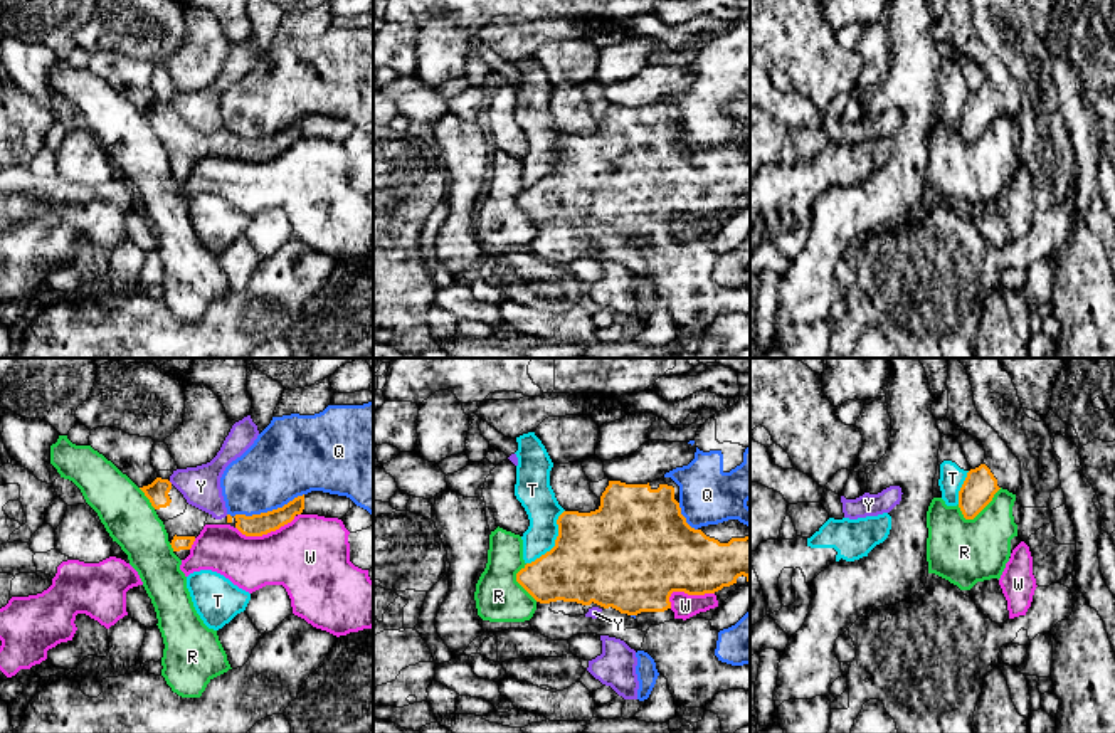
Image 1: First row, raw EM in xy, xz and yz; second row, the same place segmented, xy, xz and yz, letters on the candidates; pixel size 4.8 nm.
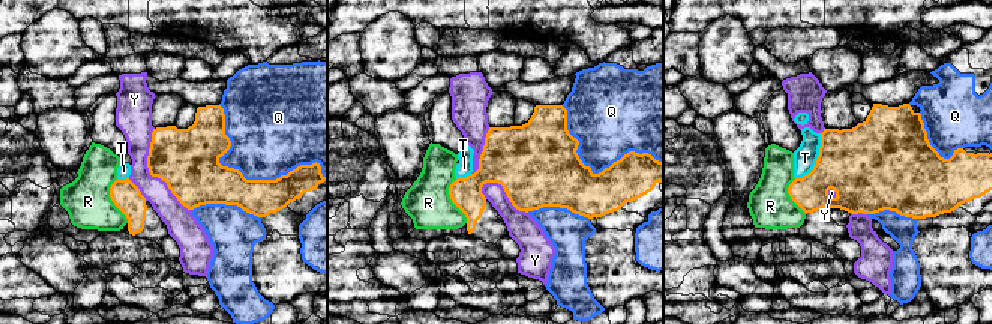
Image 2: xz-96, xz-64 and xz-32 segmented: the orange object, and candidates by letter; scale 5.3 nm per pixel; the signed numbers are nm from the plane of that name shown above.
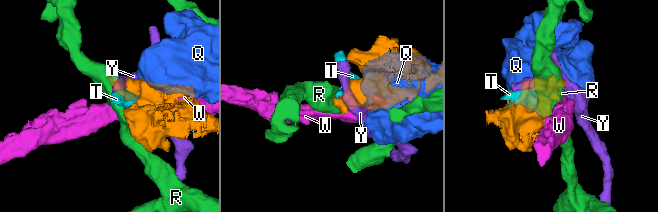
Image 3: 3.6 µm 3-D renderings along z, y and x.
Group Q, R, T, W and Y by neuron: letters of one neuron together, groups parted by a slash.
Q / R / T / W / Y

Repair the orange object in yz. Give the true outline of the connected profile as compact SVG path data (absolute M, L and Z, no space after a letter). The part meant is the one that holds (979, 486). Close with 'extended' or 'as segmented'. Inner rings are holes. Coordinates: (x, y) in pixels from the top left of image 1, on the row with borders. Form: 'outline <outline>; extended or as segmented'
outline M947 358L947 361L949 412L945 419L979 439L986 451L984 462L967 472L959 491L959 508L964 518L974 519L1001 488L1012 494L1017 493L1021 462L999 434L979 415L965 366L957 358Z; extended

